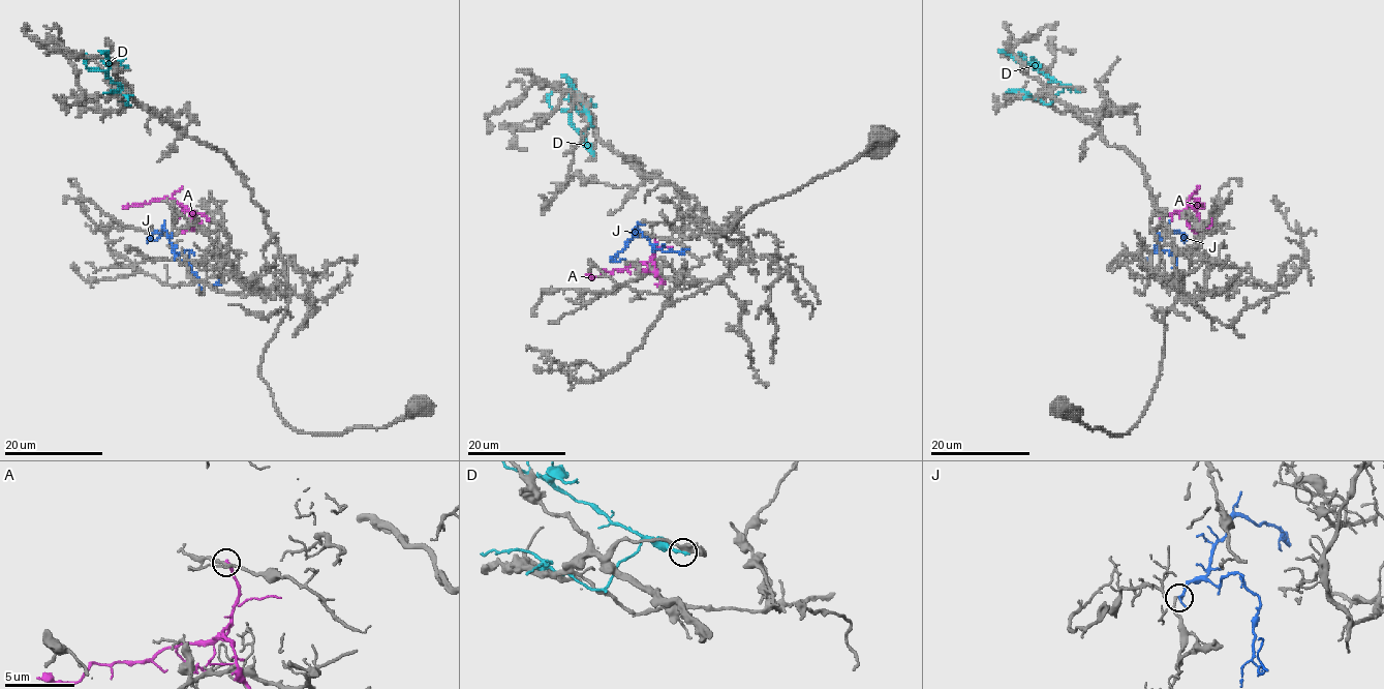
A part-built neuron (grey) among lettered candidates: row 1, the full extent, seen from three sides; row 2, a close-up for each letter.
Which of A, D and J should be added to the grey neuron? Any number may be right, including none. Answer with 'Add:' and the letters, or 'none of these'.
Add: none of these

